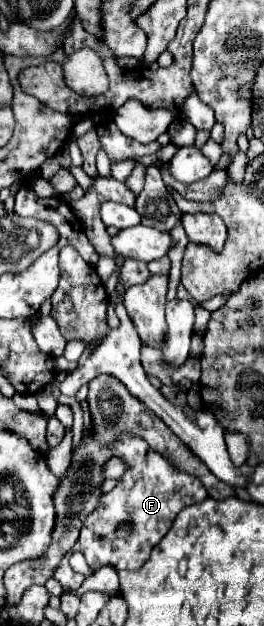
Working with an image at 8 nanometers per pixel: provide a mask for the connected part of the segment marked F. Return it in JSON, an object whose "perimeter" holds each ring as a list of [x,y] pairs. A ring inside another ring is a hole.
{"perimeter":[[[118,436],[114,456],[124,458],[130,468],[120,478],[120,484],[102,496],[102,506],[86,516],[80,538],[70,554],[82,552],[92,570],[106,564],[114,564],[118,570],[138,570],[150,558],[152,548],[172,528],[178,512],[190,504],[202,502],[208,494],[196,476],[178,470],[164,456],[148,448],[142,438]]]}

